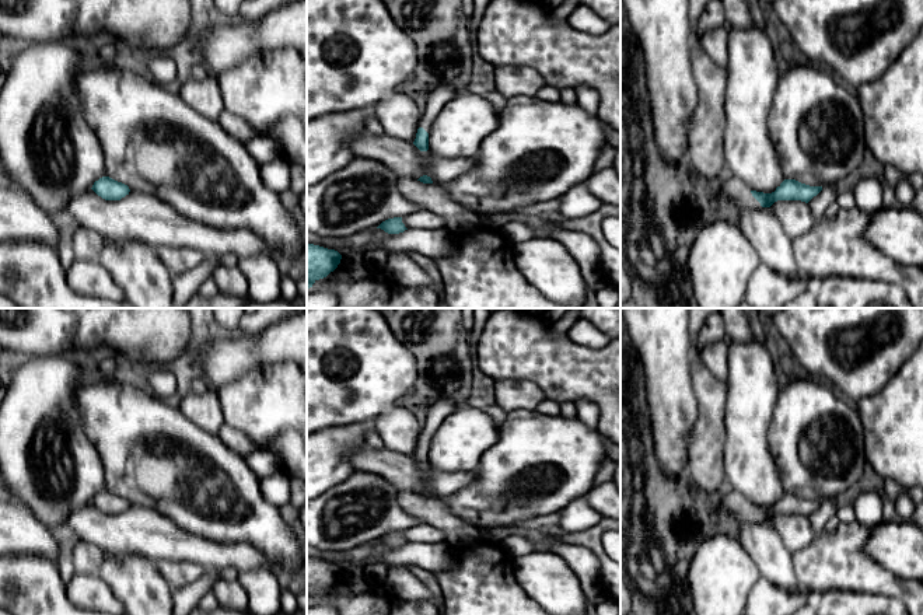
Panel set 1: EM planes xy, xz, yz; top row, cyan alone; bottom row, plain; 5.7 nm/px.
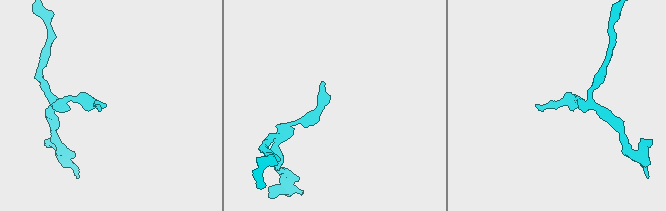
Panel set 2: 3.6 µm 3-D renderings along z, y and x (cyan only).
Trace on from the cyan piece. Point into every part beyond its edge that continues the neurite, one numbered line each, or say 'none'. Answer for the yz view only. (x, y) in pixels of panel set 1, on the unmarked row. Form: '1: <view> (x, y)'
1: yz (731, 503)

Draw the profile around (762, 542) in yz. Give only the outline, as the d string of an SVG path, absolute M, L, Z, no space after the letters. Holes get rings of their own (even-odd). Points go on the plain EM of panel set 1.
M770 521L742 524L738 528L737 538L763 579L790 593L800 588L791 552L786 548Z

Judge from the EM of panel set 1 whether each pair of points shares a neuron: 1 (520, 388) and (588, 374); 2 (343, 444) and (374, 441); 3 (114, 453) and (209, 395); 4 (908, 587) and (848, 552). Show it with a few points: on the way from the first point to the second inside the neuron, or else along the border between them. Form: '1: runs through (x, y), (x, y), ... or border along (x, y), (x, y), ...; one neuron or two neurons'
1: border along (504, 378), (531, 380), (546, 397); two neurons
2: border along (376, 432), (370, 432), (366, 436), (364, 444); two neurons
3: border along (178, 408), (196, 426), (207, 432); two neurons
4: runs through (892, 586), (874, 579), (863, 568); one neuron

